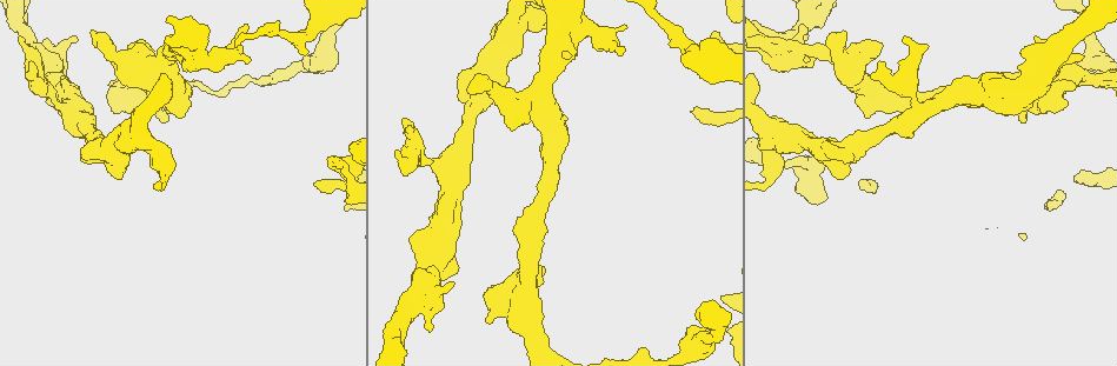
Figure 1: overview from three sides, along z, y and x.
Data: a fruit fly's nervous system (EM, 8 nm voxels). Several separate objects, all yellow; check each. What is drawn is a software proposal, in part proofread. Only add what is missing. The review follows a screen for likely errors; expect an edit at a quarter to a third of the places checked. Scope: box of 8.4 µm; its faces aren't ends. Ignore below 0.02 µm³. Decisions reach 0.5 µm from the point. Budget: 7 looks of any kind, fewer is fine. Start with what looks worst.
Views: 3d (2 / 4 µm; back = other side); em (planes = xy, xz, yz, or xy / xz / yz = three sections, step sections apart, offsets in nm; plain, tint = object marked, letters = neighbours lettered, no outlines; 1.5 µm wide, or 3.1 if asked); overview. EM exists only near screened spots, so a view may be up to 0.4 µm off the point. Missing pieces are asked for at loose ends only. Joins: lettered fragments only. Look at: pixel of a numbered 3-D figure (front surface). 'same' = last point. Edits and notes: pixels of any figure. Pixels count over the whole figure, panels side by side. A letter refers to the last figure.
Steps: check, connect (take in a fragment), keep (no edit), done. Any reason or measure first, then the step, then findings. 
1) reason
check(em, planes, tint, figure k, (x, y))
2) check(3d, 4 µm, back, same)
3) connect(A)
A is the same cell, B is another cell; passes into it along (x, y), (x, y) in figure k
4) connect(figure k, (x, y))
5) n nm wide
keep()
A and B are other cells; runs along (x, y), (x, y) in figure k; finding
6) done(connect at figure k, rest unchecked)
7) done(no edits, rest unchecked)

check(em, yz, step 8, tint, figure 1, (714, 34))

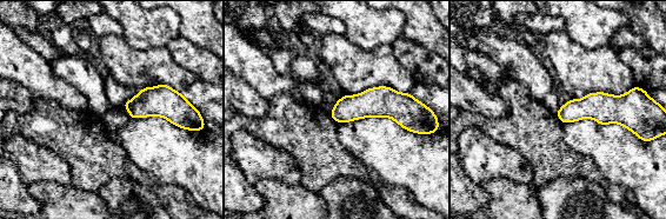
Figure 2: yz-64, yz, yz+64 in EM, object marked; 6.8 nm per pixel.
check(em, planes, letters, same)

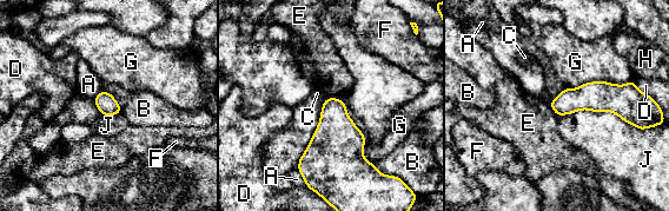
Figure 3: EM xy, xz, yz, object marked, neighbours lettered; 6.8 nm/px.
keep()
A, B, C, D, E, F, G, H and J are other cells; border along (549, 104), (558, 116) in figure 3; none of them fits

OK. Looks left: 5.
an open end
check(em, planes, letters, figure 1, (248, 58))

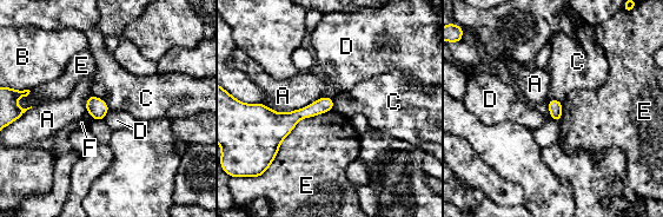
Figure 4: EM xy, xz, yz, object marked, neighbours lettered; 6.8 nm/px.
keep()
A, B, C, D, E and F are other cells; border along (93, 94), (100, 98), (110, 110) in figure 4; no lettered fragment goes on from it

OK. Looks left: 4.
branch stops here
check(em, planes, letters, figure 1, (845, 33))

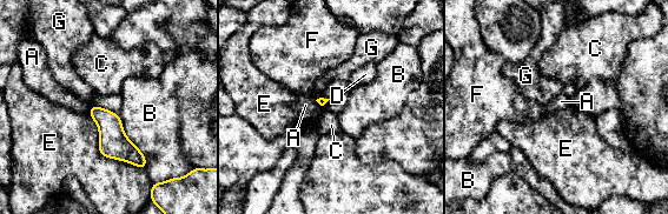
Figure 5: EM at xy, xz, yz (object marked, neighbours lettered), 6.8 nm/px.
keep()
A, B, C, D, E, F and G are other cells; border along (87, 113), (98, 151), (144, 169) in figure 5; none of them fits

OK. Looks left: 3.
done(no edits, rest unchecked)

